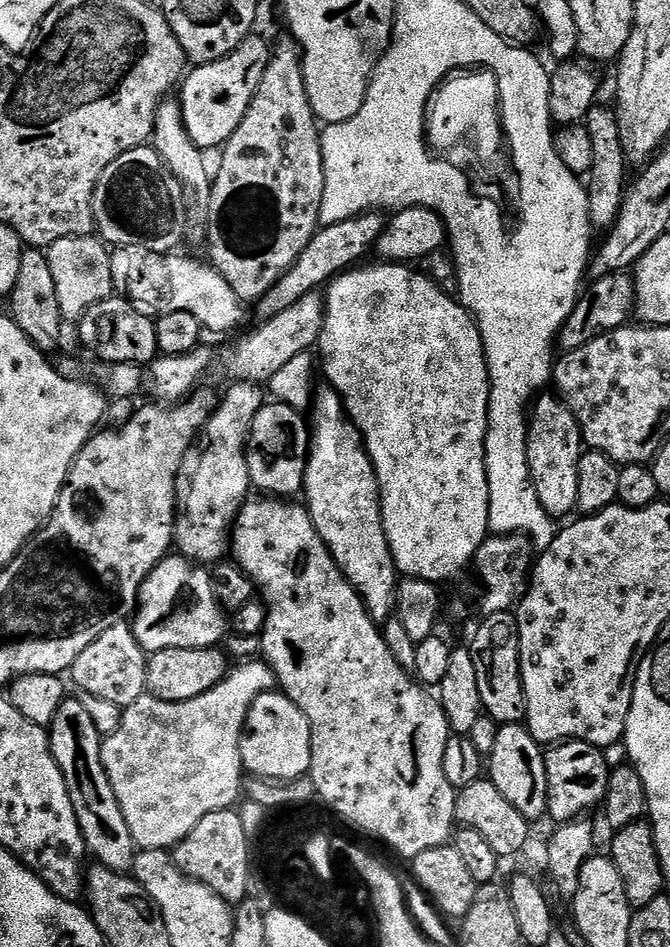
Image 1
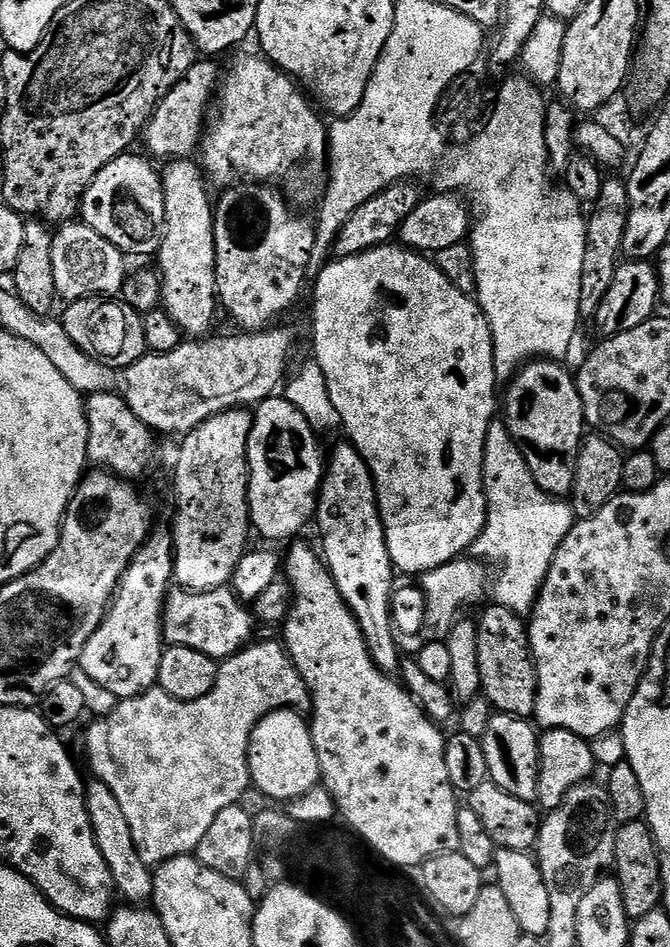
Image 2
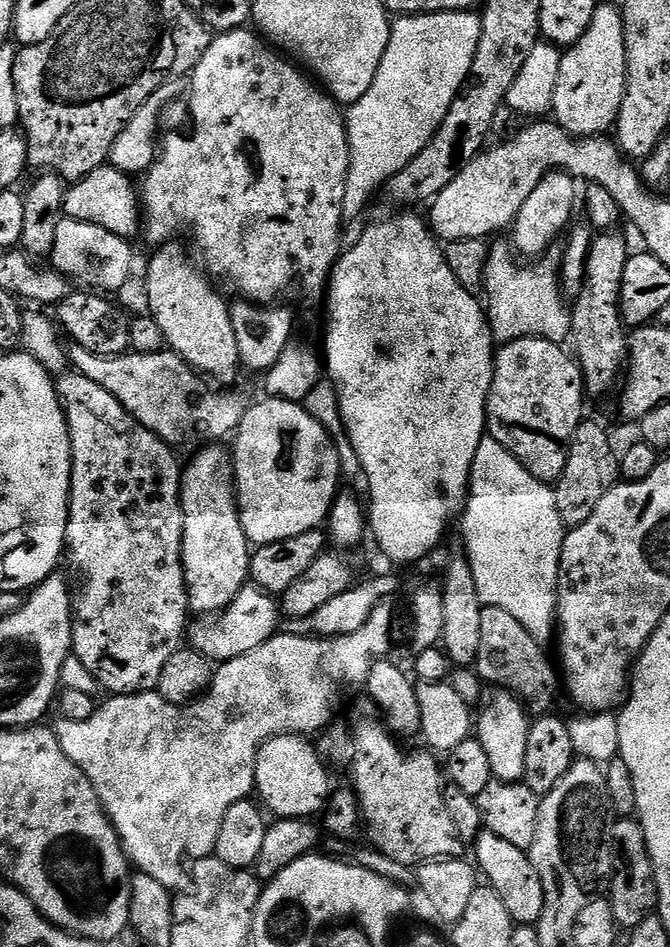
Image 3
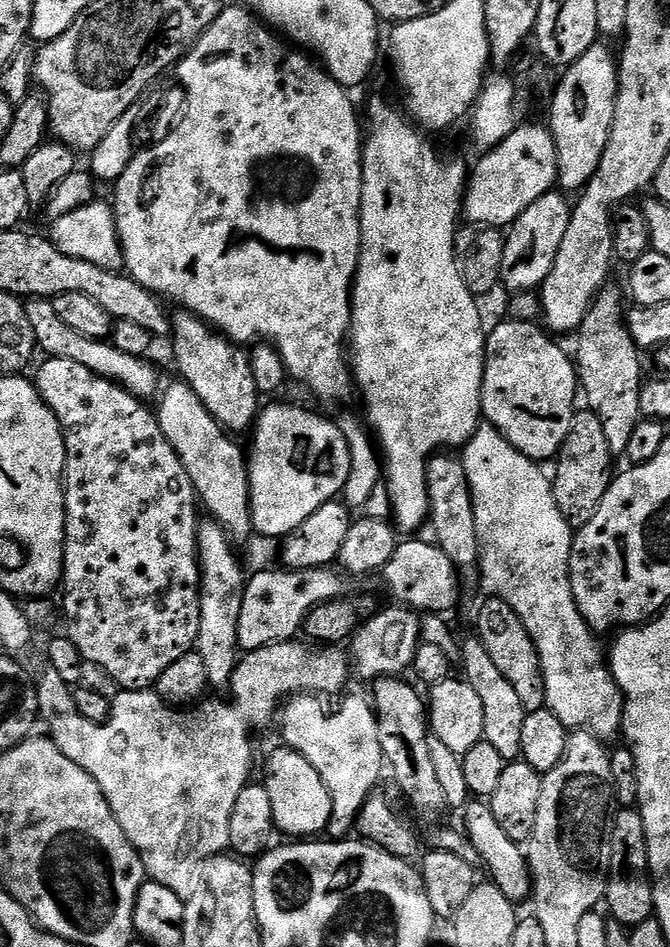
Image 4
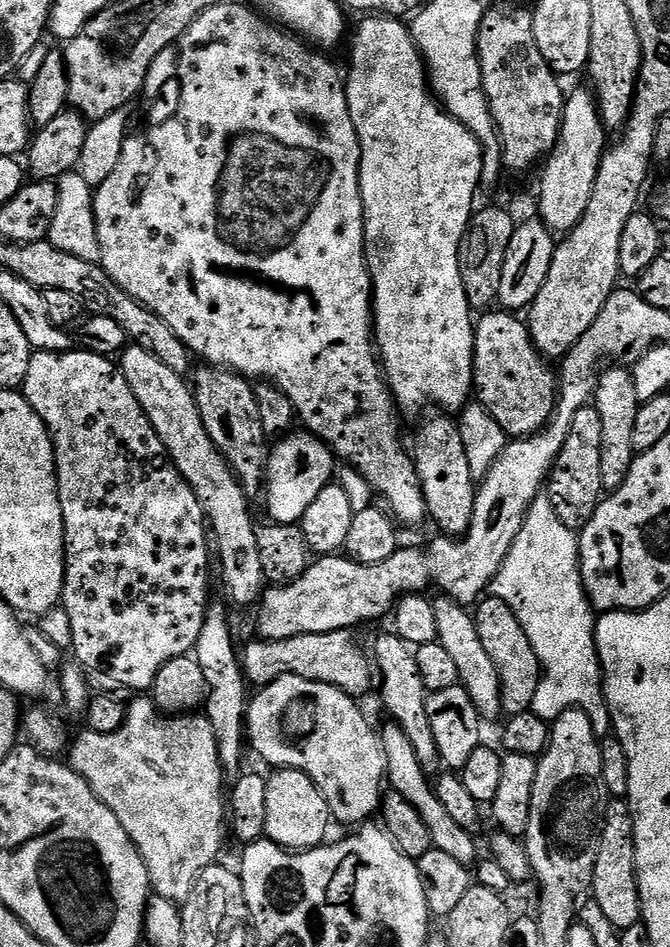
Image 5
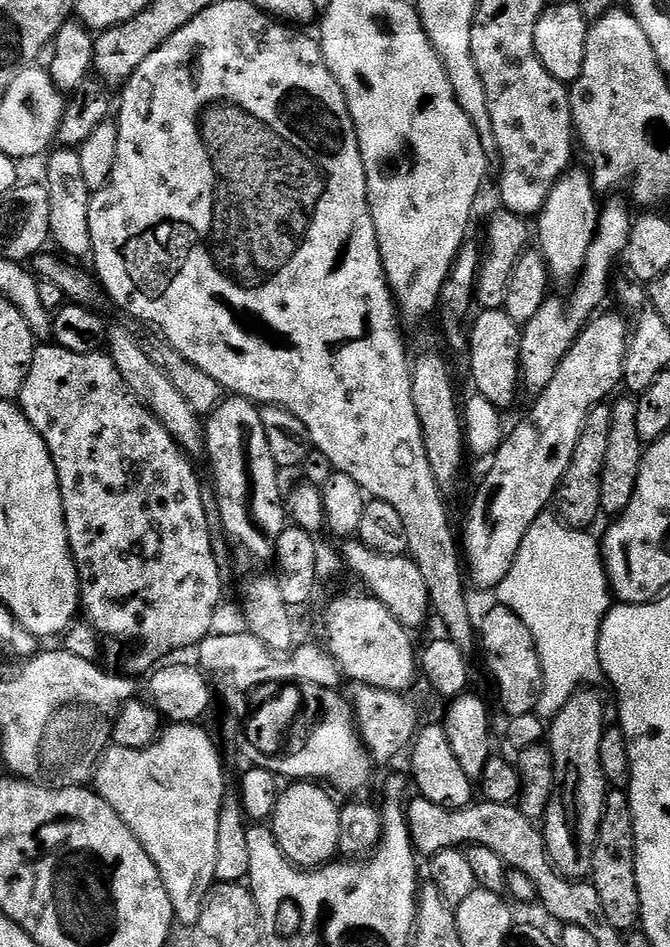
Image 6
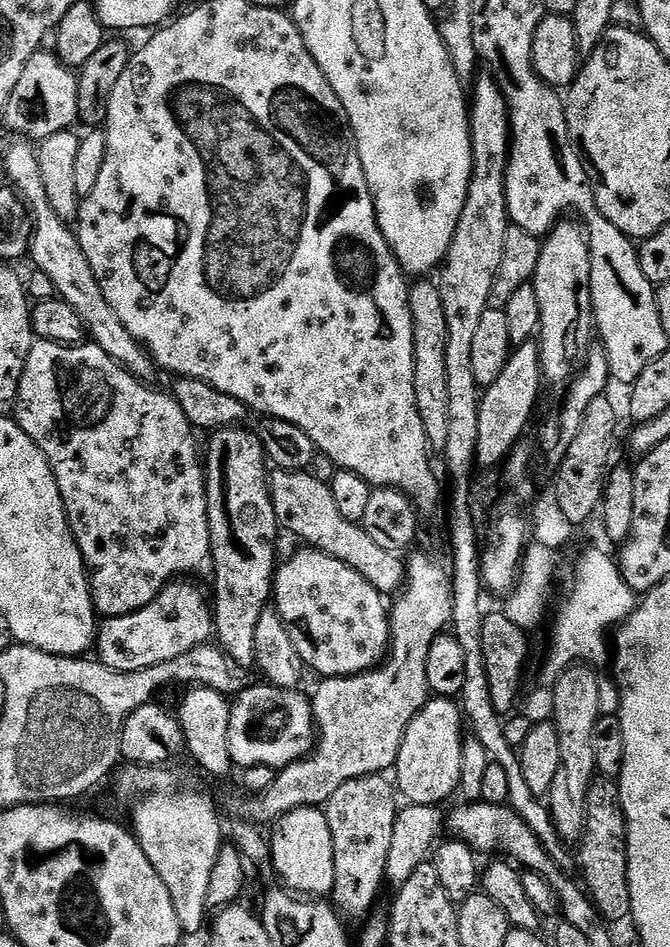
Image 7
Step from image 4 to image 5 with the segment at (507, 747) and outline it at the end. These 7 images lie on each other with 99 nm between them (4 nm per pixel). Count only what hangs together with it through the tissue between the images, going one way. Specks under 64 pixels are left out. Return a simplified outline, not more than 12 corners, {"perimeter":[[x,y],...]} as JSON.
{"perimeter":[[443,594],[431,601],[436,639],[485,721],[502,686],[476,617]]}

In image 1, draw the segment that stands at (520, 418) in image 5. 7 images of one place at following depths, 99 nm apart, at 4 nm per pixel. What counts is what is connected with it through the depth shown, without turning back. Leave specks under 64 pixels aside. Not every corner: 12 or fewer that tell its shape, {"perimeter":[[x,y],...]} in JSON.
{"perimeter":[[537,395],[530,478],[553,518],[577,511],[586,445],[564,401]]}

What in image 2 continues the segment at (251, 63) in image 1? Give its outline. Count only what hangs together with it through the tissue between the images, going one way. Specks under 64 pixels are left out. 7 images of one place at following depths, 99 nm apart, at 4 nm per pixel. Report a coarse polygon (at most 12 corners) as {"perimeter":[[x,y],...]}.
{"perimeter":[[197,59],[148,122],[151,155],[188,158],[222,68]]}

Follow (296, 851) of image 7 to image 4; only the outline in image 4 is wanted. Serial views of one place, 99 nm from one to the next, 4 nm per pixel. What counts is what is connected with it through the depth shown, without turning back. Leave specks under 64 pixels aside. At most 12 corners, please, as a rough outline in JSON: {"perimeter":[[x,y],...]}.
{"perimeter":[[291,750],[262,783],[272,823],[316,838],[334,807],[315,768]]}

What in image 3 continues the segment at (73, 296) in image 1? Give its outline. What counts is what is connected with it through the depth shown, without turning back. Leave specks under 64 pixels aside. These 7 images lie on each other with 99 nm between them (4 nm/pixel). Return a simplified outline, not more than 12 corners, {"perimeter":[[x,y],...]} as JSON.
{"perimeter":[[64,218],[50,264],[113,294],[132,272],[131,243]]}

